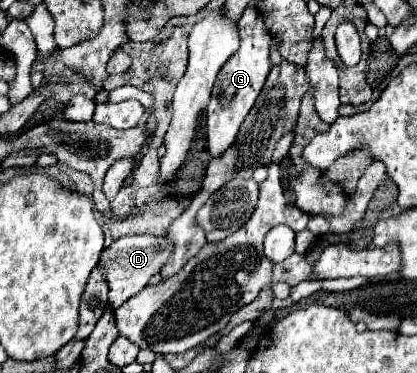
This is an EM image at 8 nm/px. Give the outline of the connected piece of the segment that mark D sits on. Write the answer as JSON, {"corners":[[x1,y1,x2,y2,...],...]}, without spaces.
{"corners":[[148,234,140,236,124,236,120,240,114,240,100,258,100,268,106,272,106,282,110,286,108,292,108,302,112,308,122,306,126,300,136,296,154,274,160,274,164,264,170,260,170,254,174,250,174,244,166,238,156,238]]}

